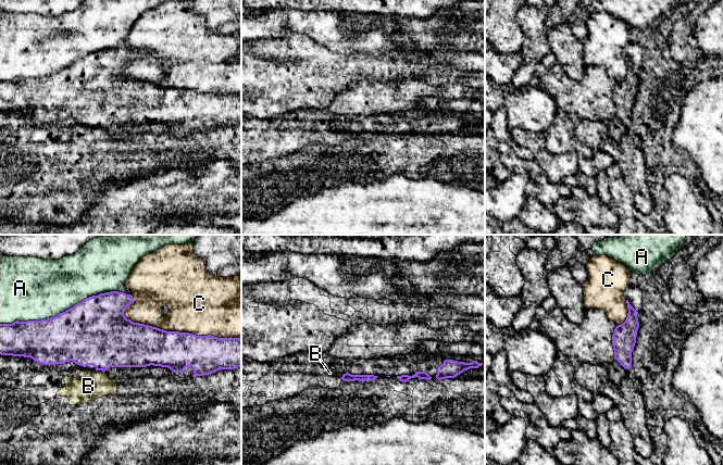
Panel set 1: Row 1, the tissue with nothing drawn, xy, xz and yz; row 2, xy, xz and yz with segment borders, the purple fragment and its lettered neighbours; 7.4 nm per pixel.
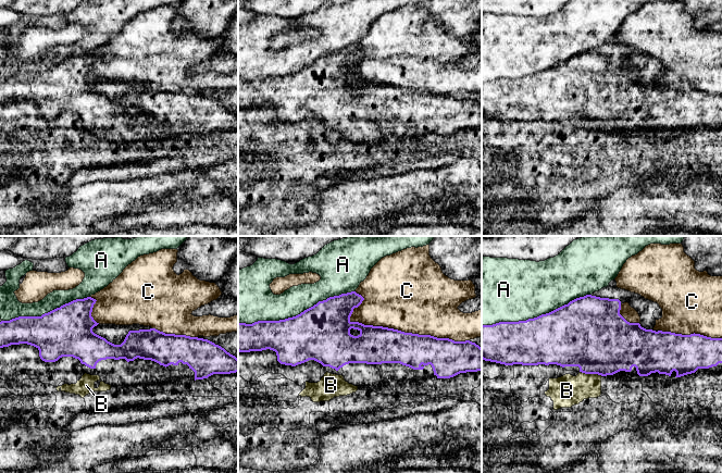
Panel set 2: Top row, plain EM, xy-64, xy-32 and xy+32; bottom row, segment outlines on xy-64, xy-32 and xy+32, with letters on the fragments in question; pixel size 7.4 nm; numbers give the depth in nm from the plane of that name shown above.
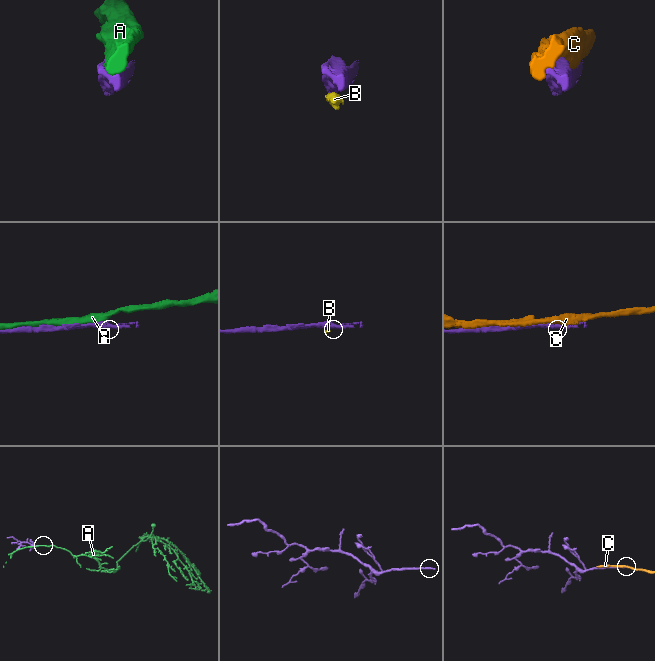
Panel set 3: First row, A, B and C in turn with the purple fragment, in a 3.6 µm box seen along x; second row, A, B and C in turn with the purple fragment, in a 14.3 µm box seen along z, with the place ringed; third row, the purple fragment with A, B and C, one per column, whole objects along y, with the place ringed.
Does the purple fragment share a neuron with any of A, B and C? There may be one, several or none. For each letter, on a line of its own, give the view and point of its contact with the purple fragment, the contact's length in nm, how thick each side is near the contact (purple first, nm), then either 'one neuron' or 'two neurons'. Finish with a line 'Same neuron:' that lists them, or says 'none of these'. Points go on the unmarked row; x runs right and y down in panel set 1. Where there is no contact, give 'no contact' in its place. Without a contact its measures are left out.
A: xy (58, 71) | 900 nm | 440/460 nm | two neurons
B: xz (343, 133) | 50 nm | 60/50 nm | two neurons
C: xy (178, 88) | 900 nm | 280/440 nm | two neurons
Same neuron: none of these

